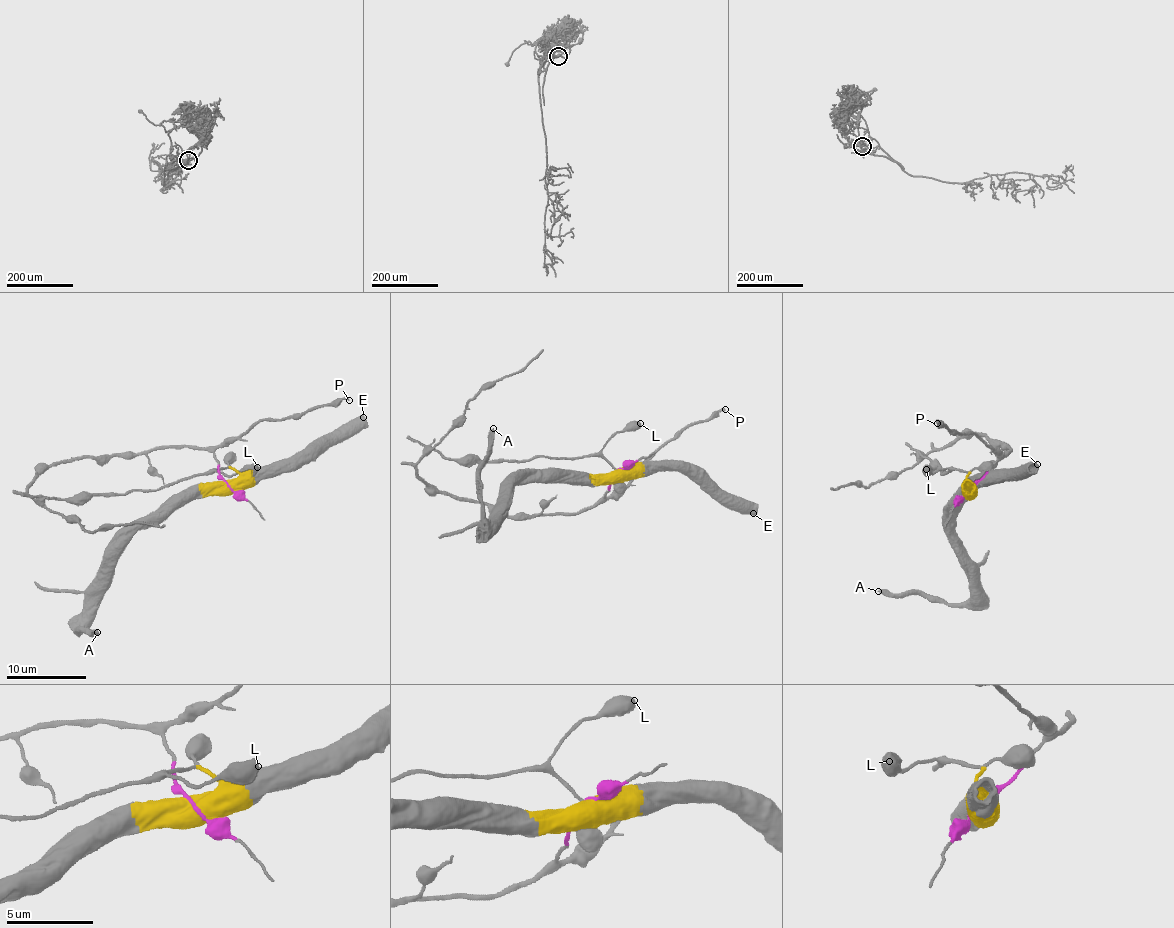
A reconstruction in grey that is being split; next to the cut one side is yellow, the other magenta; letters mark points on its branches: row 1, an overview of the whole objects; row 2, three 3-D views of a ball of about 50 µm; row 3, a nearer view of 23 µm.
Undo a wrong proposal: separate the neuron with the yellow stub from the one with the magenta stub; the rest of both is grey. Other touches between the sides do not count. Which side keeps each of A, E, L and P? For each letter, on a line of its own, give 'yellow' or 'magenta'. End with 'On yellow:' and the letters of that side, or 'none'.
A: yellow
E: yellow
L: yellow
P: magenta
On yellow: A, E, L

